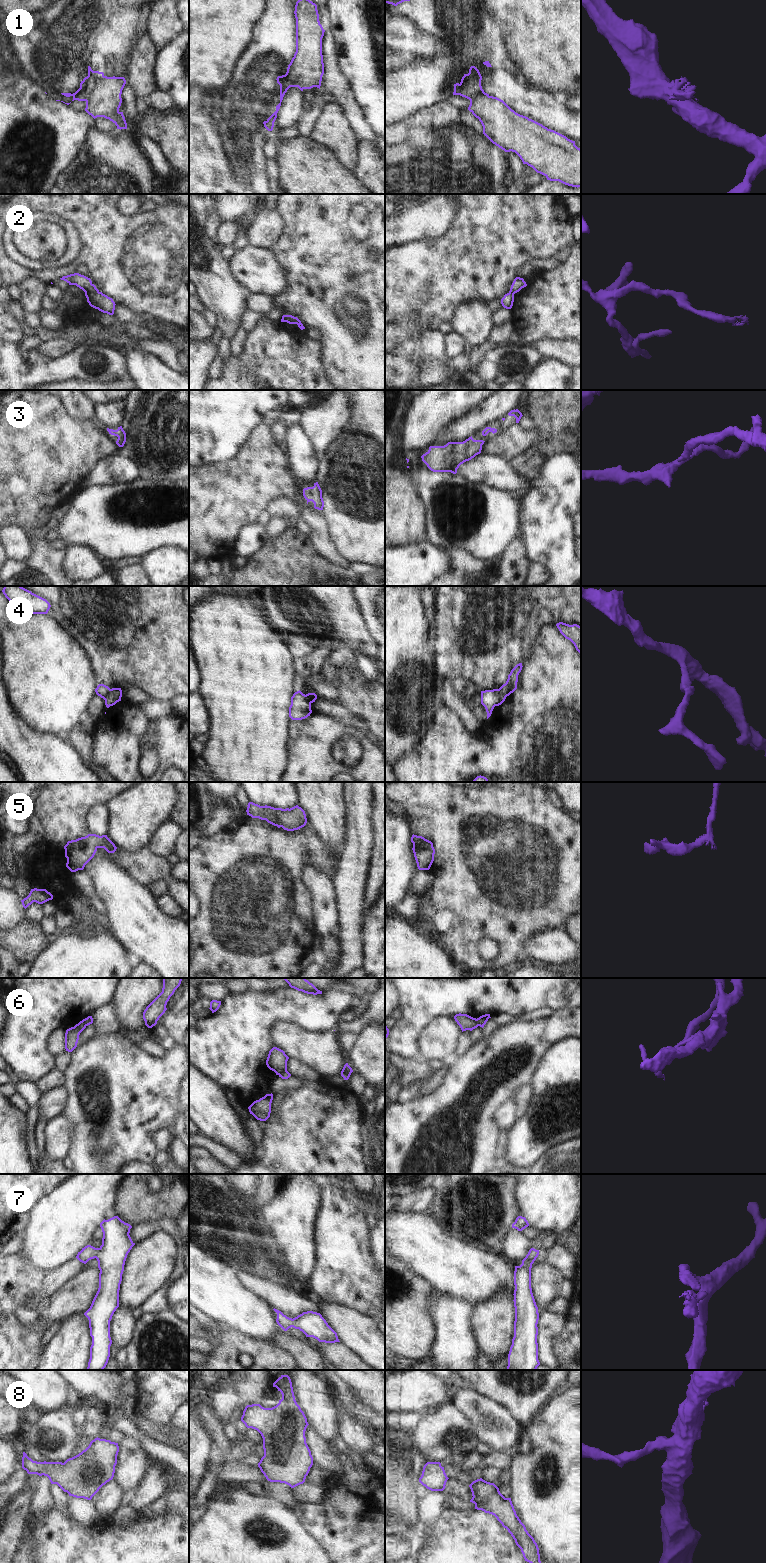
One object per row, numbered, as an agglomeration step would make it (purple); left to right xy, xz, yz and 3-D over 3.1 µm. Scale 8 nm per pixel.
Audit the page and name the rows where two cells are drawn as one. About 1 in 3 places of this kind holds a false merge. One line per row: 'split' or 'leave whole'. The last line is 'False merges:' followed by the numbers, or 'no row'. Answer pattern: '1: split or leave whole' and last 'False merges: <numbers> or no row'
1: split
2: split
3: leave whole
4: split
5: leave whole
6: split
7: leave whole
8: leave whole
False merges: 1, 2, 4, 6

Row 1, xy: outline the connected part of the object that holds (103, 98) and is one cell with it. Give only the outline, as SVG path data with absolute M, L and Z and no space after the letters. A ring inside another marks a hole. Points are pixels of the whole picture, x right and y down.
M89 77L85 93L76 96L76 100L85 101L85 111L94 119L104 117L112 121L117 129L127 129L123 112L119 111L122 103L122 90L126 84L124 77L107 77L99 81Z

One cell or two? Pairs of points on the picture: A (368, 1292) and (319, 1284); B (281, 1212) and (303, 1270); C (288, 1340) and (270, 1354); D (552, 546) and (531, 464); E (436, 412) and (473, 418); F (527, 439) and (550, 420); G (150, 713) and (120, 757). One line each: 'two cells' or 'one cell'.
A: one cell
B: one cell
C: two cells
D: two cells
E: two cells
F: two cells
G: two cells

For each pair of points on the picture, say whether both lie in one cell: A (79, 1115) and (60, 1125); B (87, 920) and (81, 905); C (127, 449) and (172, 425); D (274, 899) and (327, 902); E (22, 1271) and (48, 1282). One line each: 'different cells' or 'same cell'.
A: different cells
B: same cell
C: same cell
D: different cells
E: different cells

